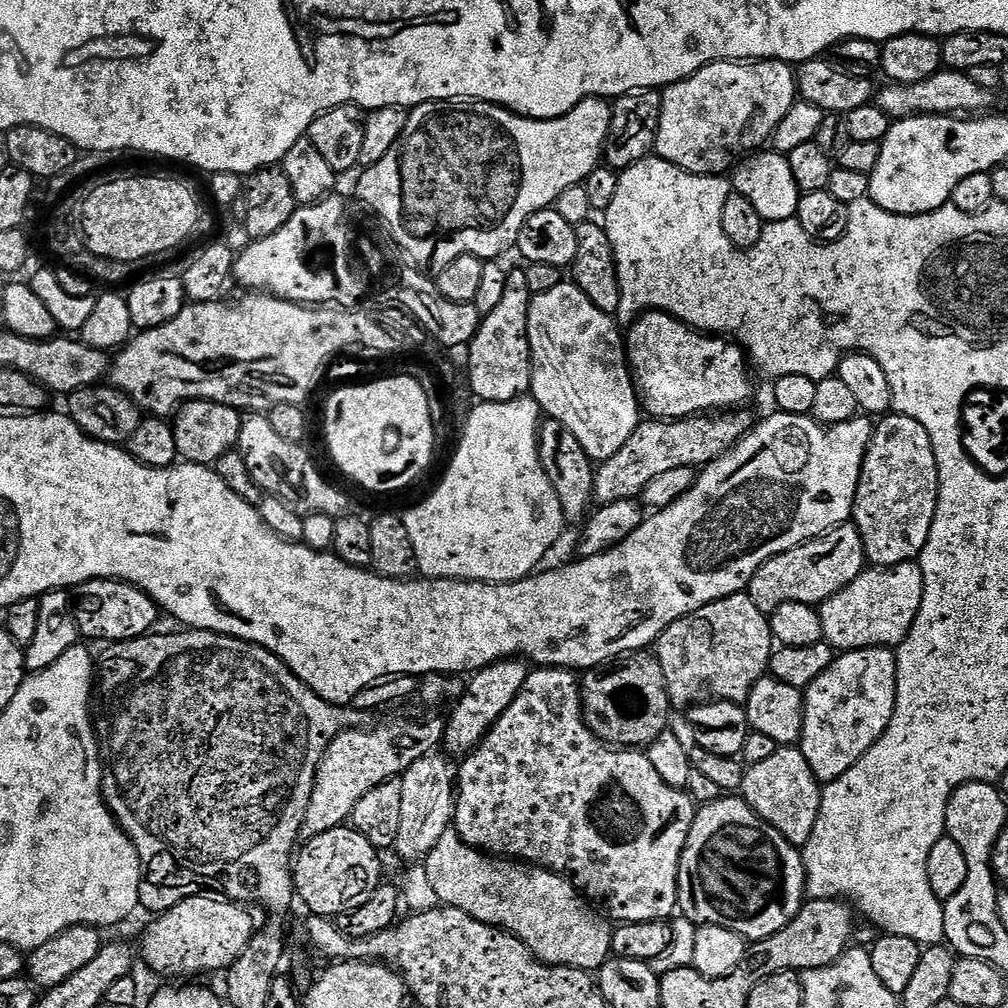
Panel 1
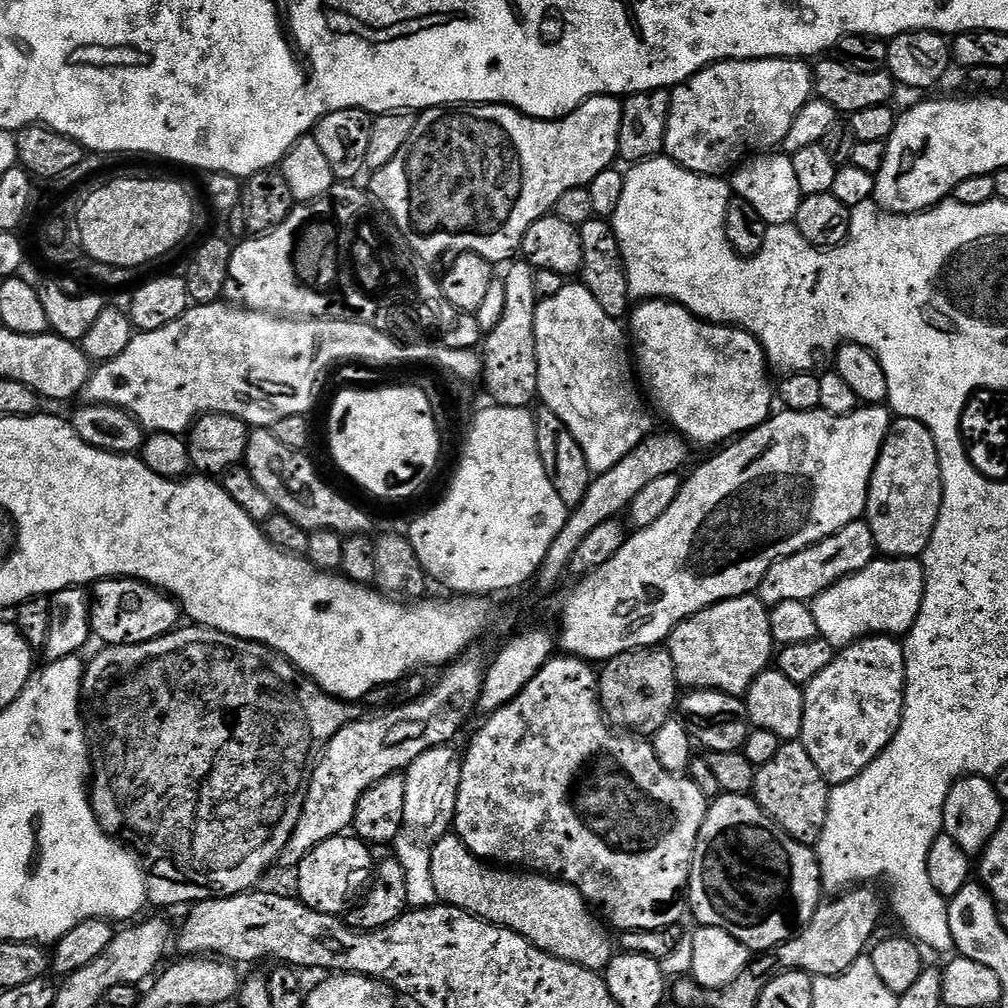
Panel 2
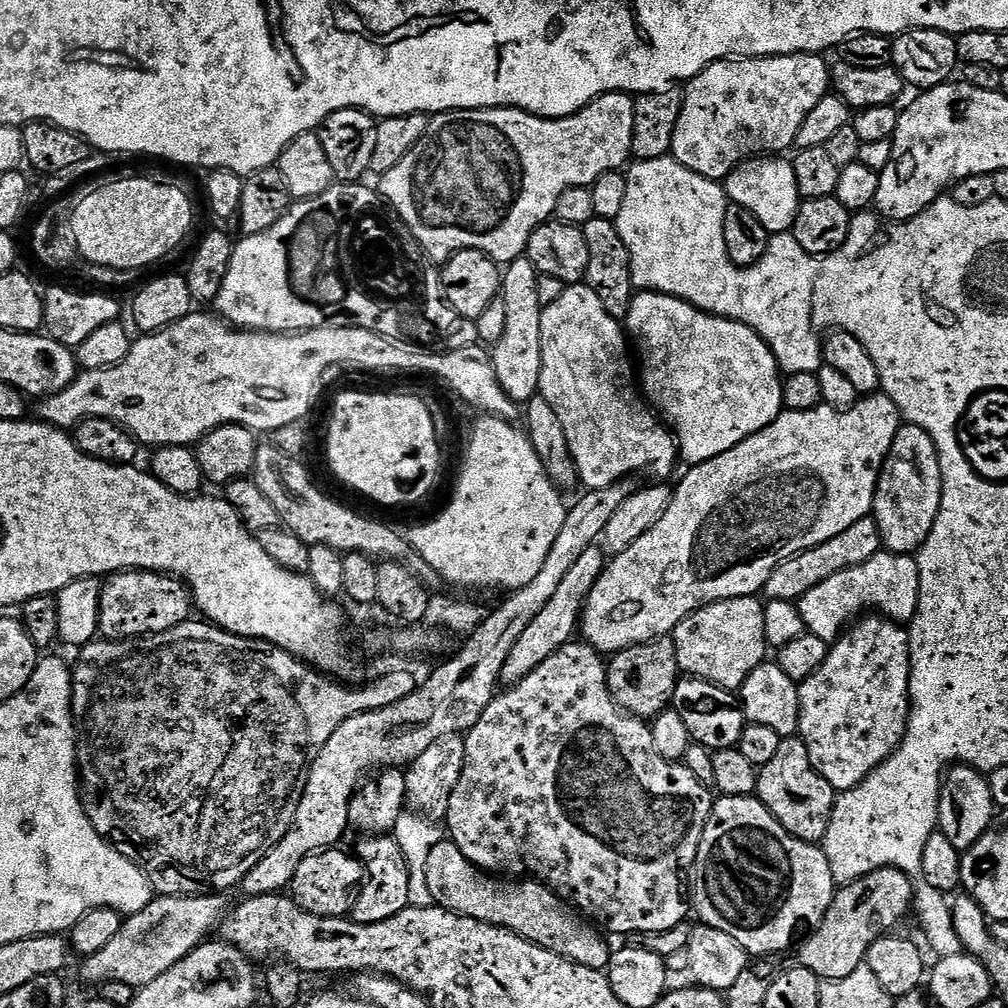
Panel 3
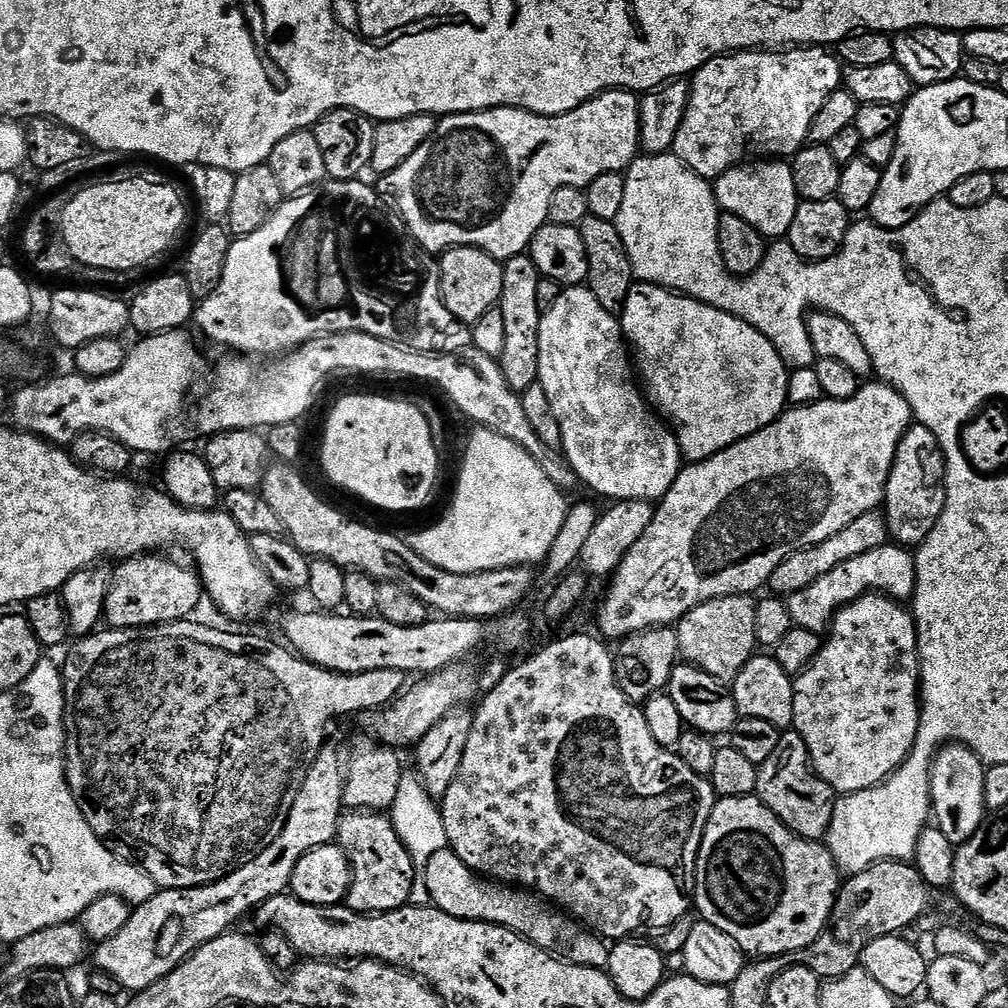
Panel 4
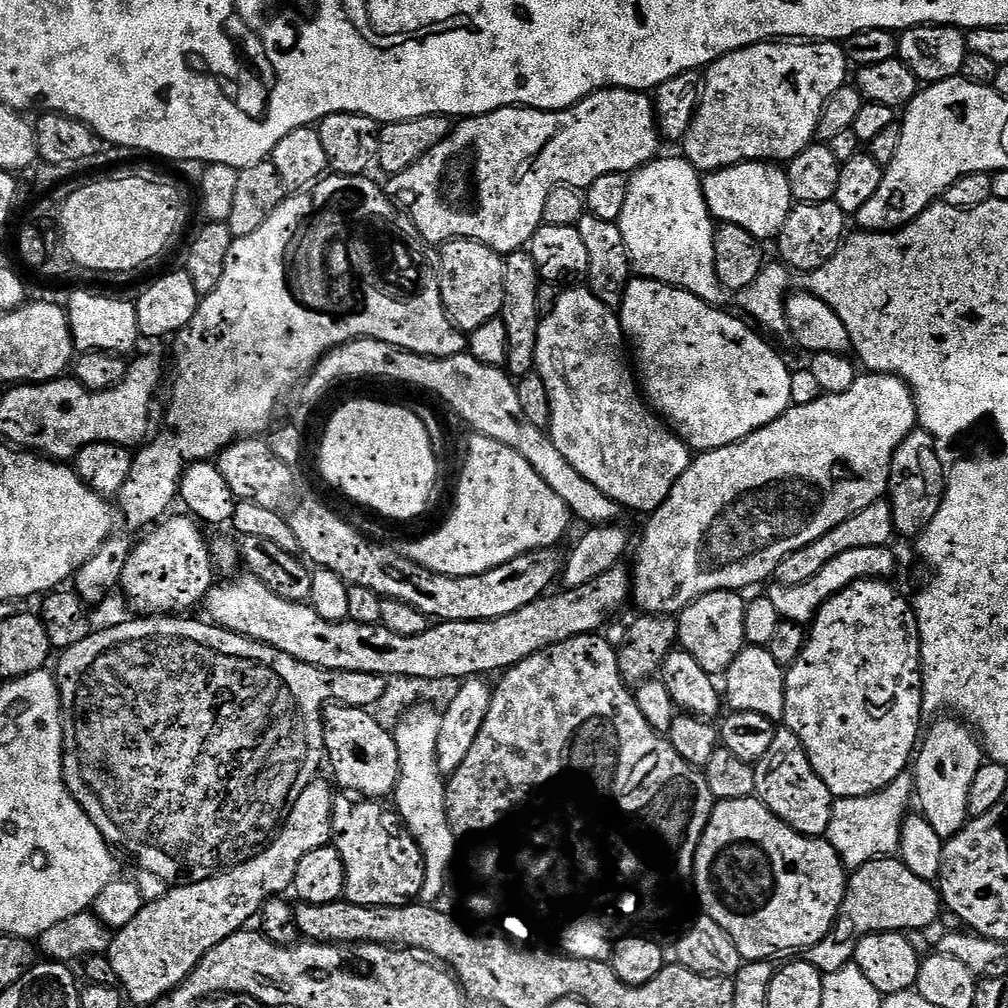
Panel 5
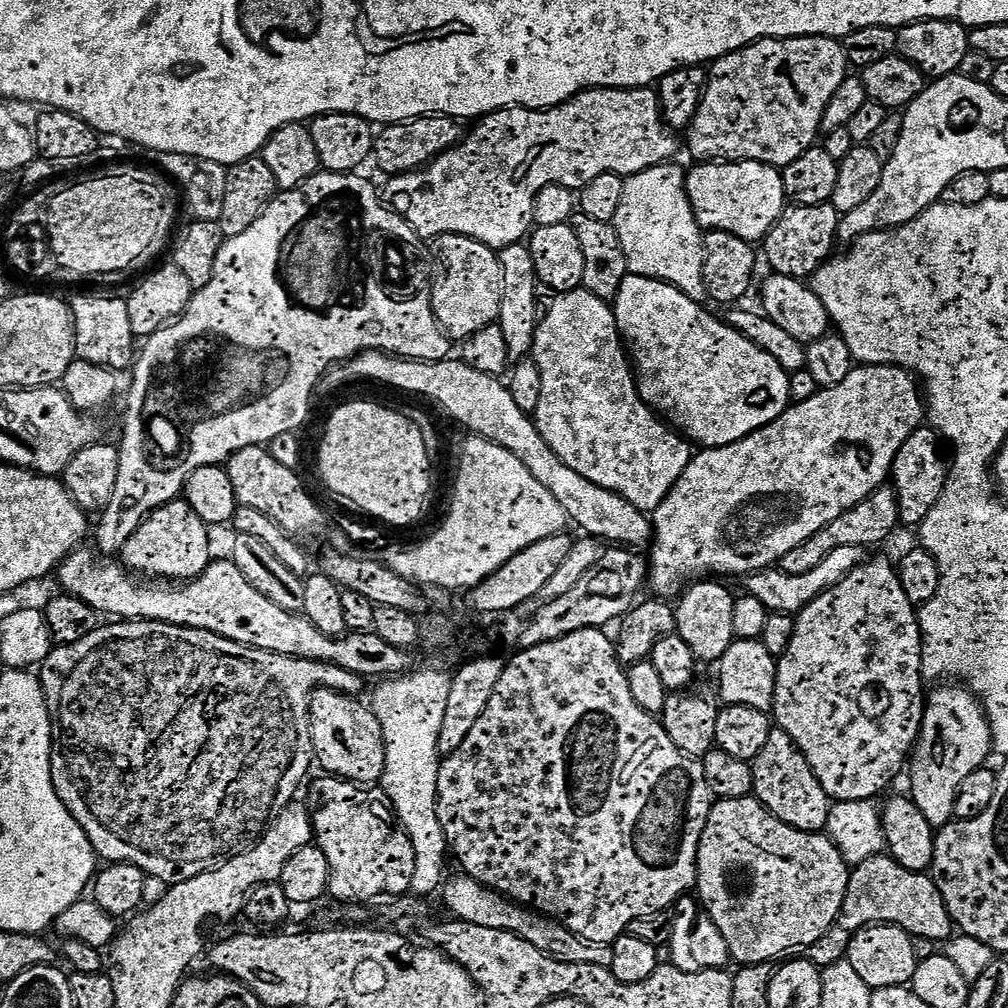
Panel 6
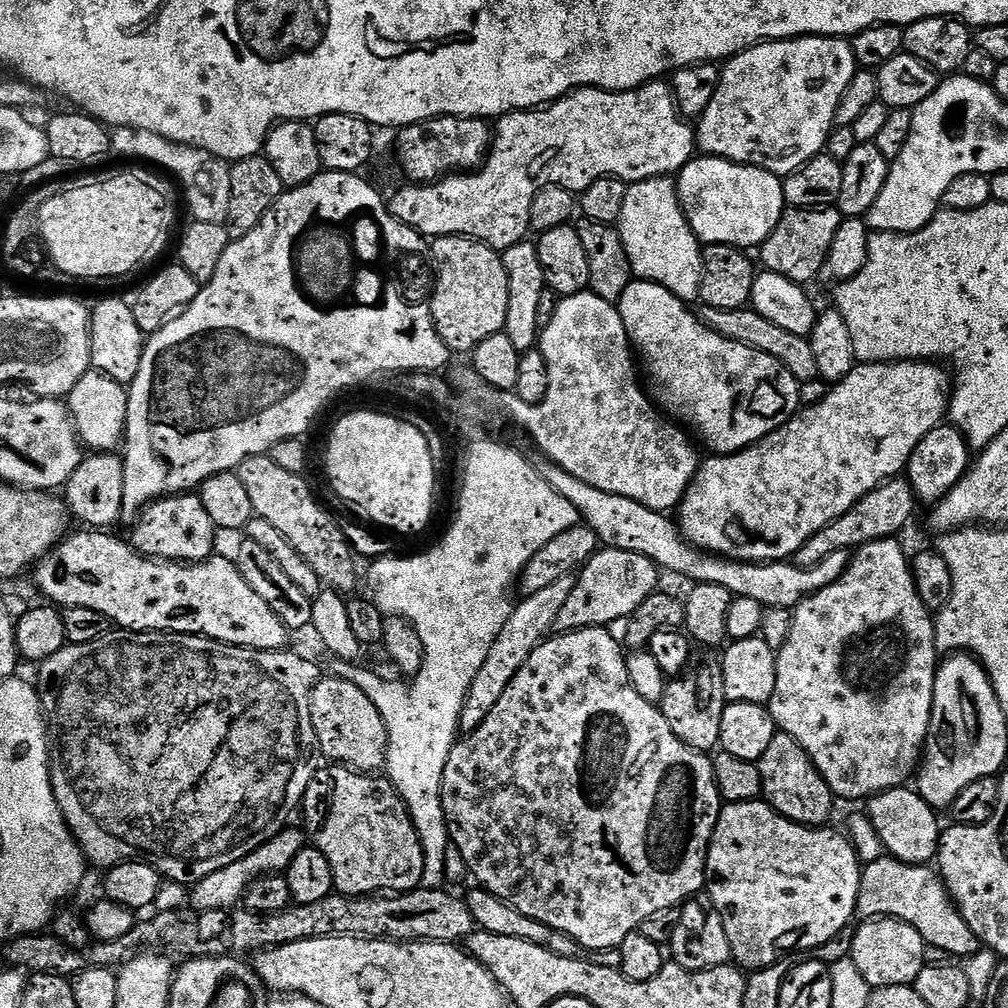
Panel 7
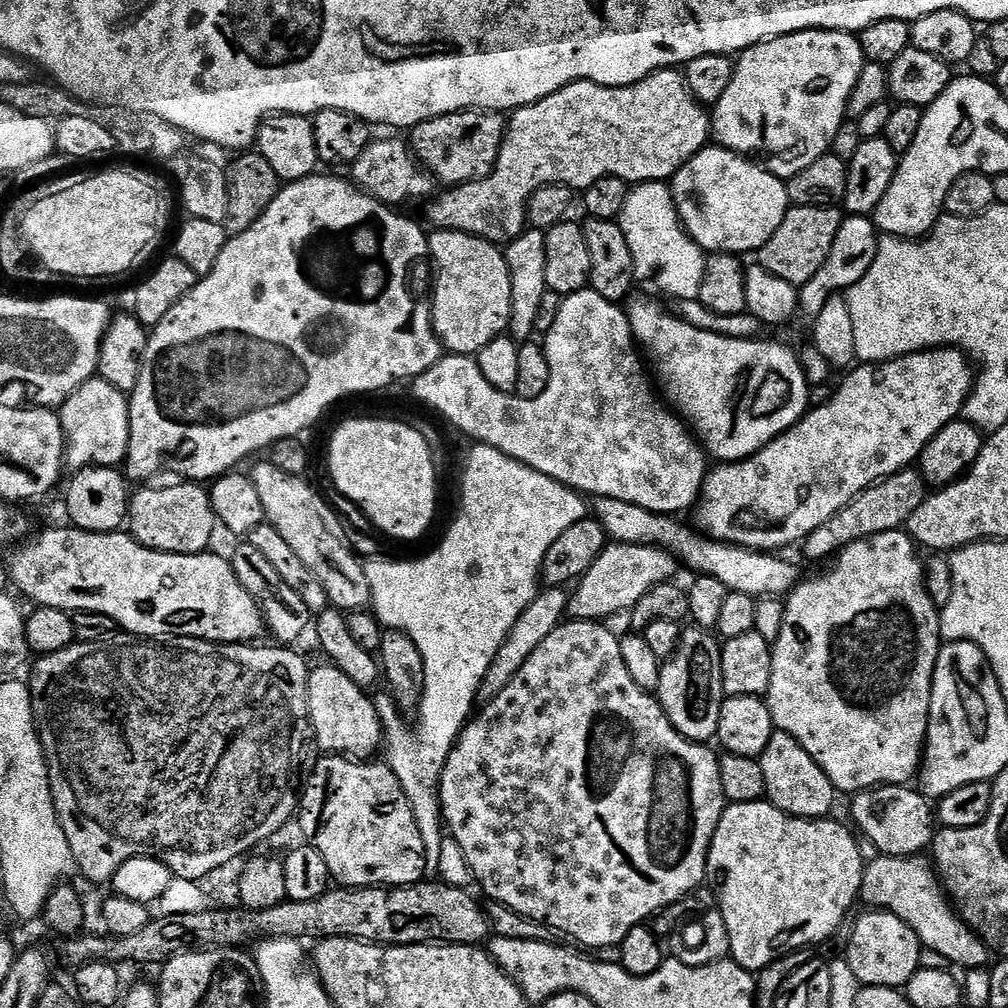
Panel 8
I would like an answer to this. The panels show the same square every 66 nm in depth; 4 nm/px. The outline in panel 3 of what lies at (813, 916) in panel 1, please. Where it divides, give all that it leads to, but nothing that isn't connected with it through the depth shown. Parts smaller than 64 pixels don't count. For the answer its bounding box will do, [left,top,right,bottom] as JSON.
[799,868,914,982]

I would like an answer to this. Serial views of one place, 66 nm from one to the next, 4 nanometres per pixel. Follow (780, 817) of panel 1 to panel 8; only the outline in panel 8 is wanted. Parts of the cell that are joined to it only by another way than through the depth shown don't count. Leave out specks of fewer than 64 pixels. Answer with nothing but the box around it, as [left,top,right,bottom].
[758,731,838,820]

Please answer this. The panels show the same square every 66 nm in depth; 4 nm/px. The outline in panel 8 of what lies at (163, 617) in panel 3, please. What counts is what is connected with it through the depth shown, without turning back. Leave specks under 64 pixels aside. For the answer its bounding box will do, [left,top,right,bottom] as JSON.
[127,482,218,556]

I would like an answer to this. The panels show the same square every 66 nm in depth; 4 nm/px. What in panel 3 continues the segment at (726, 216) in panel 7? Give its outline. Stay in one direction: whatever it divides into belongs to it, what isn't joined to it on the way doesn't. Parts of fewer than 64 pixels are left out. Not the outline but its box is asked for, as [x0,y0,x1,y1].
[723,158,802,234]

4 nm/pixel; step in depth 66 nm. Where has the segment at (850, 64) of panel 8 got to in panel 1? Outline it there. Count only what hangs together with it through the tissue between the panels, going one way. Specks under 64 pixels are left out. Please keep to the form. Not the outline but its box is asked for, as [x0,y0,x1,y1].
[655,60,798,177]

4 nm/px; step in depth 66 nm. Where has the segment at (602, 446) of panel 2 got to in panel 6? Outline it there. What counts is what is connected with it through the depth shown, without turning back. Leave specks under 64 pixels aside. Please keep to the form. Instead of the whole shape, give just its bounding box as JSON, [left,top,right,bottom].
[534,290,694,514]

